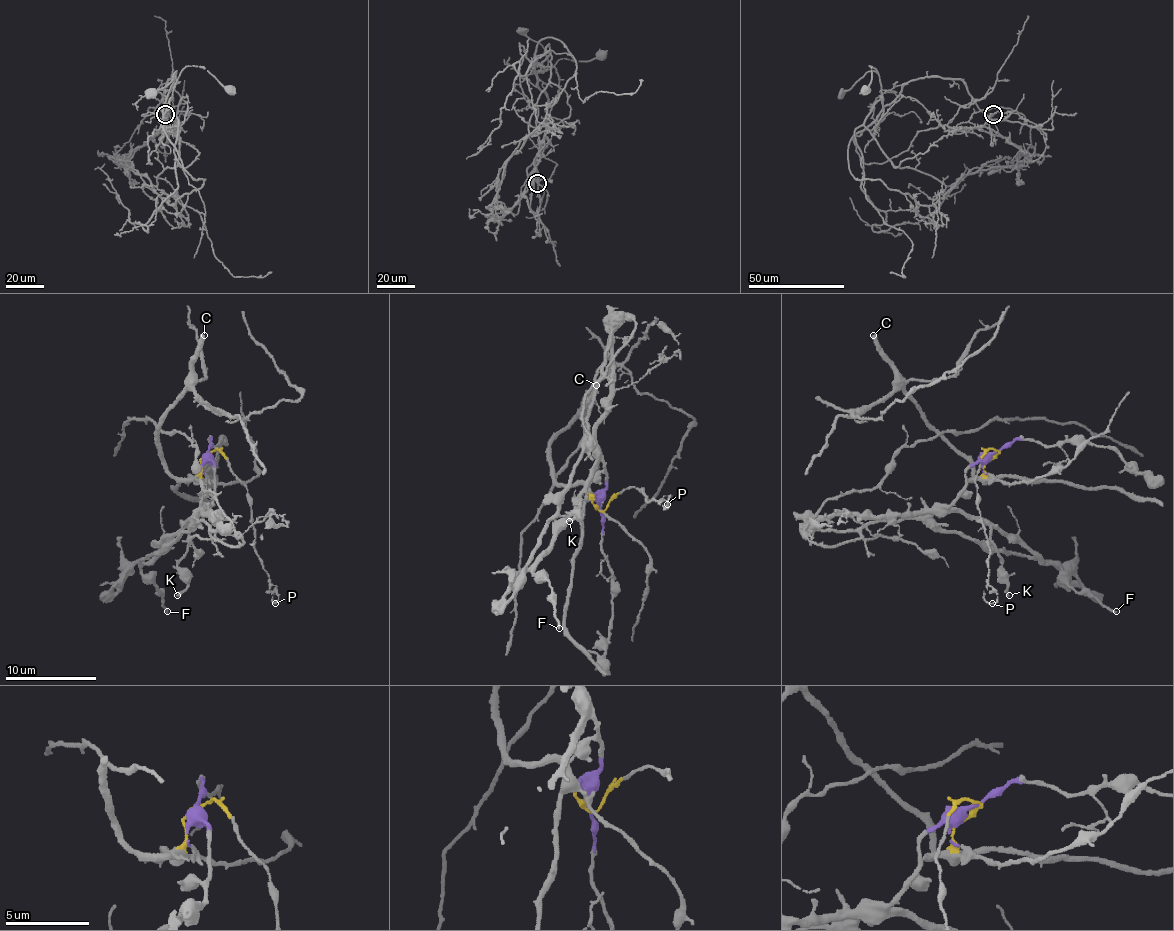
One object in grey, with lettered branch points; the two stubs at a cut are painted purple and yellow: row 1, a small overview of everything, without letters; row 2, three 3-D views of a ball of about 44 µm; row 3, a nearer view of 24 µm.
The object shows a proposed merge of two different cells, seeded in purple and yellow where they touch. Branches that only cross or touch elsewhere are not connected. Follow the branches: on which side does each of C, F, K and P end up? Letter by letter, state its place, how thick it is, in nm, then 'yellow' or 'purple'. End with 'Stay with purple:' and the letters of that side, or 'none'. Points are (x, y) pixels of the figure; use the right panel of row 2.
C: at (873, 335); 400 nm thick; yellow
F: at (1116, 611); 200 nm thick; purple
K: at (1009, 595); 260 nm thick; purple
P: at (992, 603); 130 nm thick; yellow
Stay with purple: F, K

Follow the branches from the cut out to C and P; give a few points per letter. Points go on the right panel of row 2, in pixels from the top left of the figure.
C: (998, 454), (973, 479), (968, 461), (931, 424), (904, 388), (893, 362), (872, 335)
P: (998, 454), (989, 449), (980, 461), (975, 479), (980, 523), (989, 552), (989, 584), (984, 596), (991, 603)

